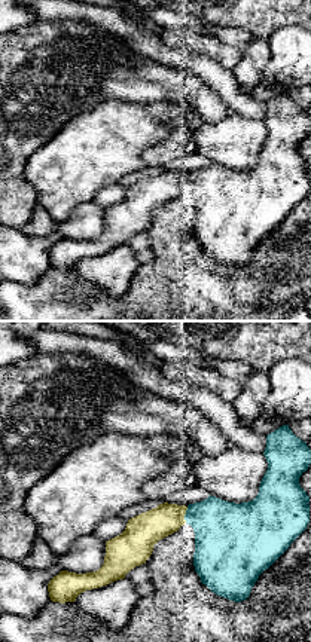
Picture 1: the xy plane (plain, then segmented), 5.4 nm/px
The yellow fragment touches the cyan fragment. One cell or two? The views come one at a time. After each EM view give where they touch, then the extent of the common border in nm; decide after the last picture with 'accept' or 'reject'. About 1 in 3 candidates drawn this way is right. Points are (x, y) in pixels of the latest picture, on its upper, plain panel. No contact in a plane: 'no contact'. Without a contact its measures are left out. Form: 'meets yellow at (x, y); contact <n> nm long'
meets yellow at (185, 180); contact 90 nm long

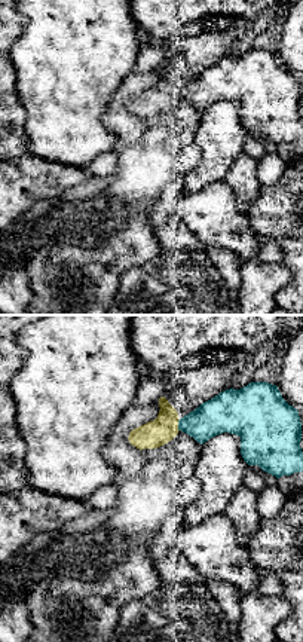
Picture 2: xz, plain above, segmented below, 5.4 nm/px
meets yellow at (177, 92); contact 60 nm long

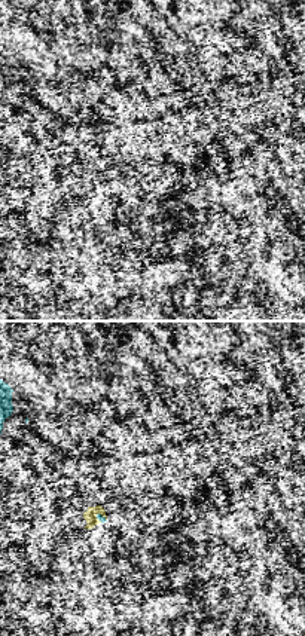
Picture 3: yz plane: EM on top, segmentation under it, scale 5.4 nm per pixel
meets yellow at (101, 182); contact 70 nm long

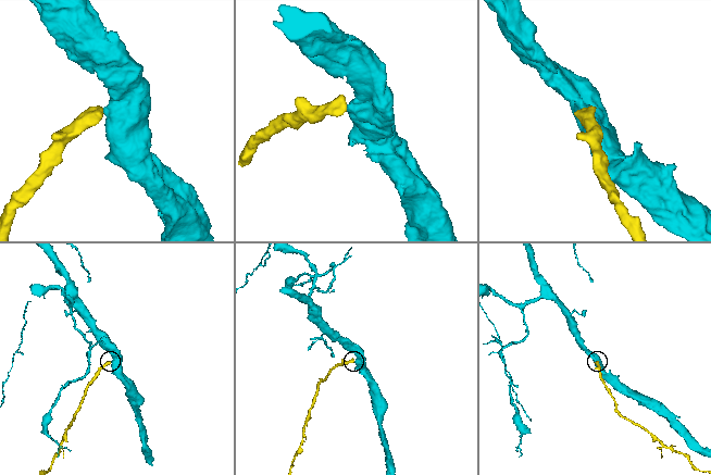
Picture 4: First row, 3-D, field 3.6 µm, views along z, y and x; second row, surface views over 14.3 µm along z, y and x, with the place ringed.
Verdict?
accept

